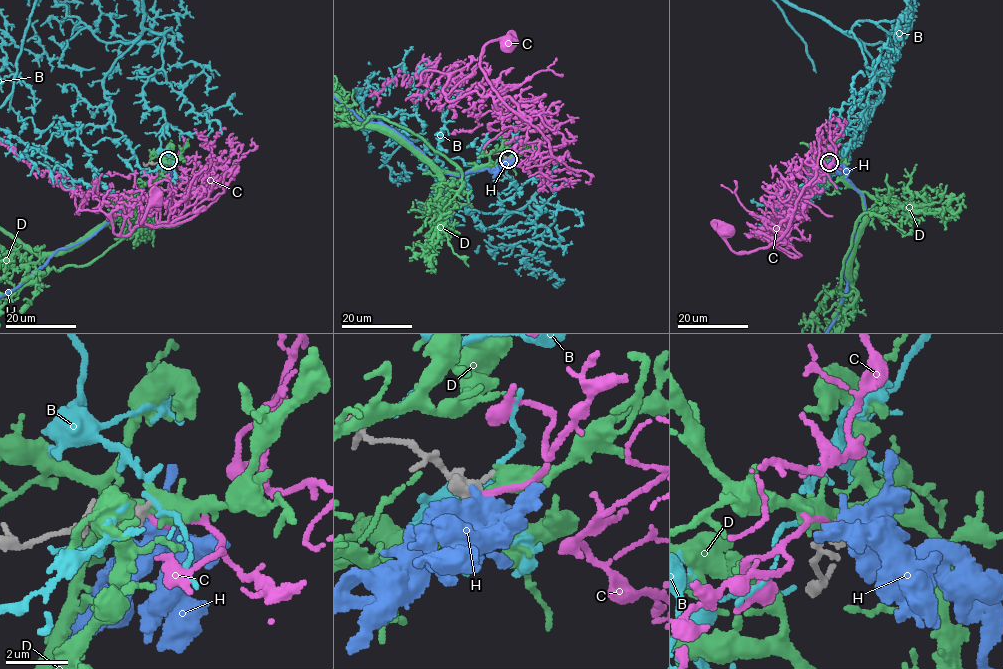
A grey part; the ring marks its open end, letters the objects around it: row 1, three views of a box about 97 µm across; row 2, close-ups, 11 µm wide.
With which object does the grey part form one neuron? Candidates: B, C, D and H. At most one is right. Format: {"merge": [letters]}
{"merge": ["C"]}

